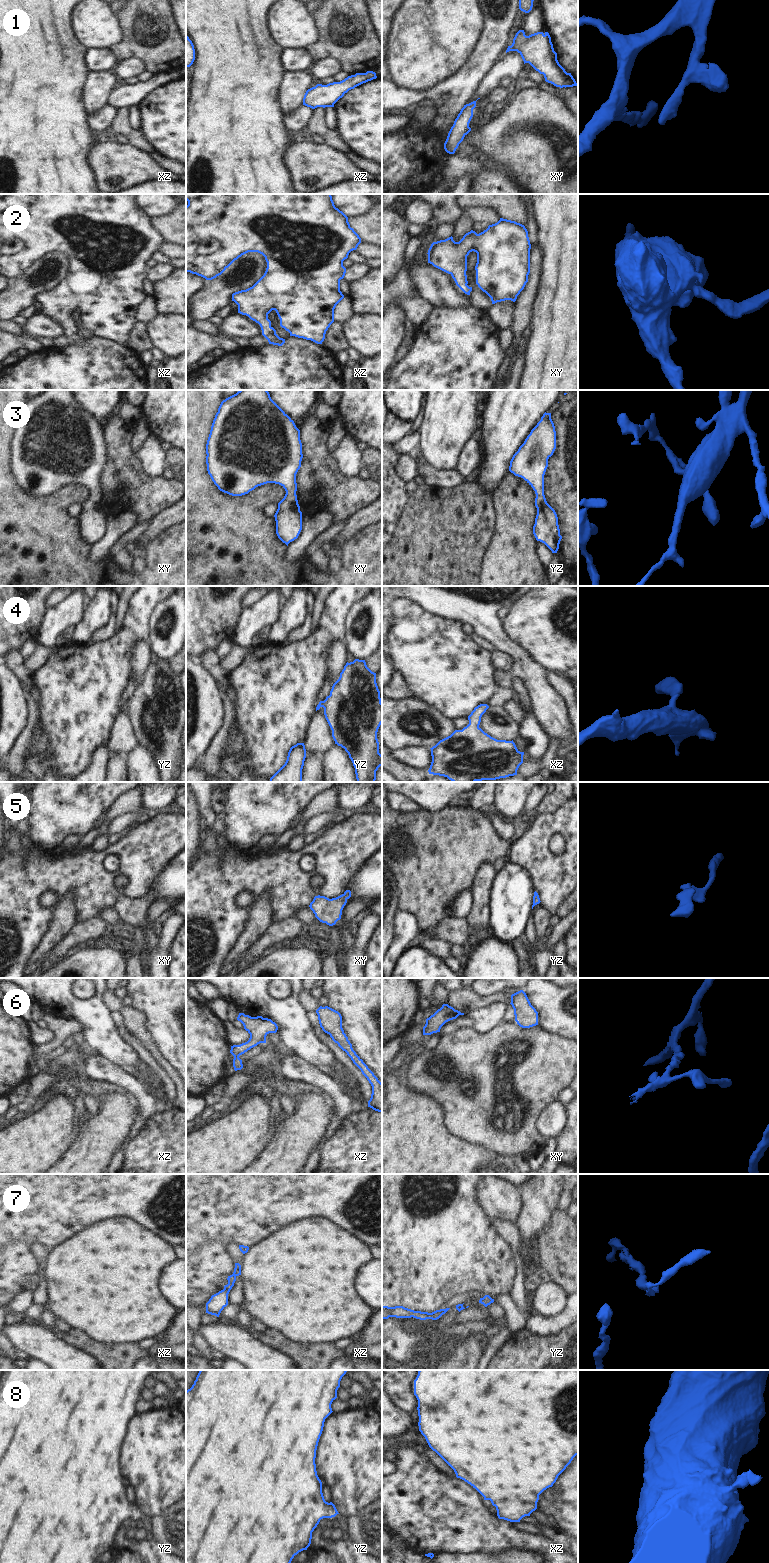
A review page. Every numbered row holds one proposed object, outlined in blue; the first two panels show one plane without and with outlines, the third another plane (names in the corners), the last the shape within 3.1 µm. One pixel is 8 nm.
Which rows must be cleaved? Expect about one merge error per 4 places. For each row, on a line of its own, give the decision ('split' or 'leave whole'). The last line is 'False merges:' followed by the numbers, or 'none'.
1: leave whole
2: leave whole
3: leave whole
4: leave whole
5: leave whole
6: leave whole
7: leave whole
8: leave whole
False merges: none

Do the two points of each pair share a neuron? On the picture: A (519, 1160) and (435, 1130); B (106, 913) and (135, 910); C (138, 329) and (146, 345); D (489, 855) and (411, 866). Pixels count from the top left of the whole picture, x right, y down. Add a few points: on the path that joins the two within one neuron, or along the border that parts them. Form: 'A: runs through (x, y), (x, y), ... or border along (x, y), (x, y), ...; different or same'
A: border along (511, 1157), (514, 1163); different
B: border along (112, 906), (120, 917); different
C: runs through (139, 333), (142, 341); same
D: runs through (470, 855), (430, 855); same

